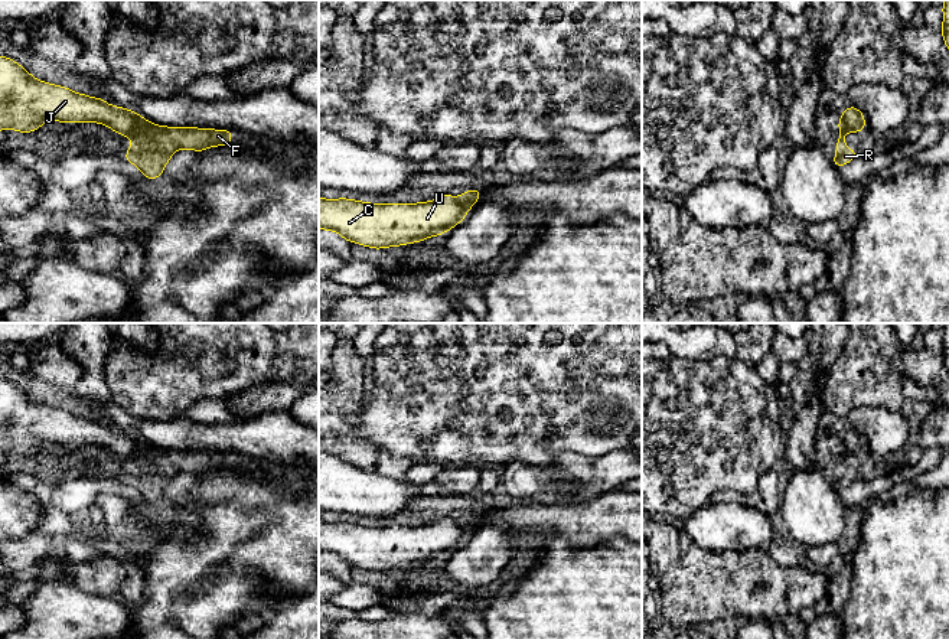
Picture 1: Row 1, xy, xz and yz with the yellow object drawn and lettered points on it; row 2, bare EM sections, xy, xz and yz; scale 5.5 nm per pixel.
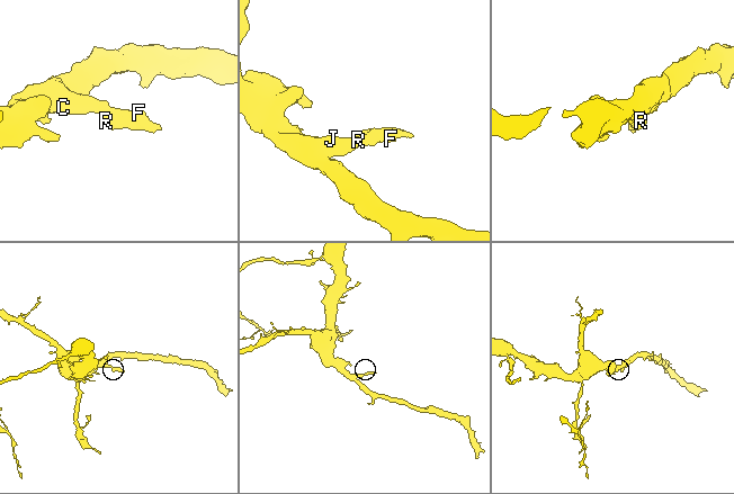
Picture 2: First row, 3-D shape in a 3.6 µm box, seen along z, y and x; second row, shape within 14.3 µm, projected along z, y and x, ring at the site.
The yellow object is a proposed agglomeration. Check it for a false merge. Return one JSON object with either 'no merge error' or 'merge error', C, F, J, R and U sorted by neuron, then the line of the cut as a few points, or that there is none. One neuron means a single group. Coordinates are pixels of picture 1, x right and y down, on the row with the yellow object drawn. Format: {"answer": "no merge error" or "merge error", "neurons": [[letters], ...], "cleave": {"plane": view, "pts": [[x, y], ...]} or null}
{"answer": "merge error", "neurons": [["C", "J", "U"], ["F", "R"]], "cleave": {"plane": "xy", "pts": [[139, 116], [134, 127], [126, 136]]}}

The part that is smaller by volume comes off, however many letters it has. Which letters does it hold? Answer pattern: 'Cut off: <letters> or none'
Cut off: F, R

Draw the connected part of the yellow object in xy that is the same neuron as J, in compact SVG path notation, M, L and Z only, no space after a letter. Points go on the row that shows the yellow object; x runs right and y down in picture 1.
M0 56L0 130L29 133L43 121L87 123L108 125L127 136L138 114L112 107L100 98L76 94L65 87L37 81L17 62Z

